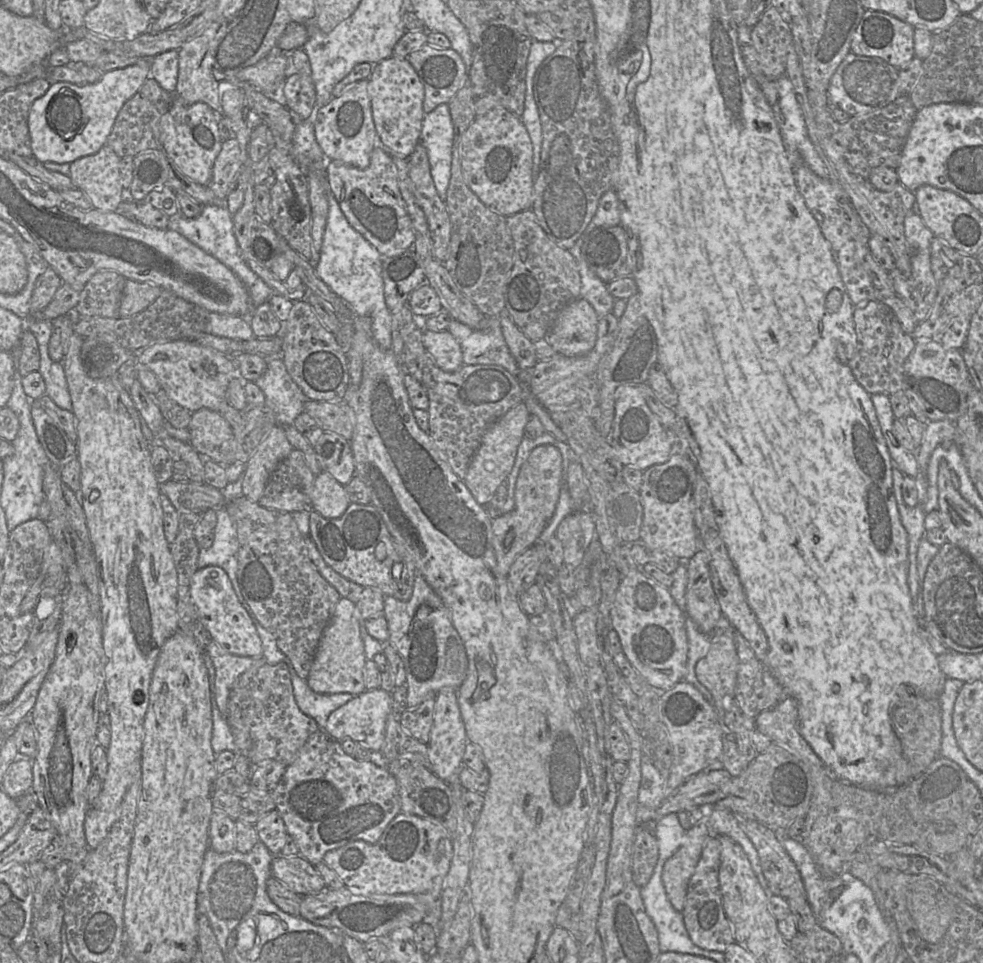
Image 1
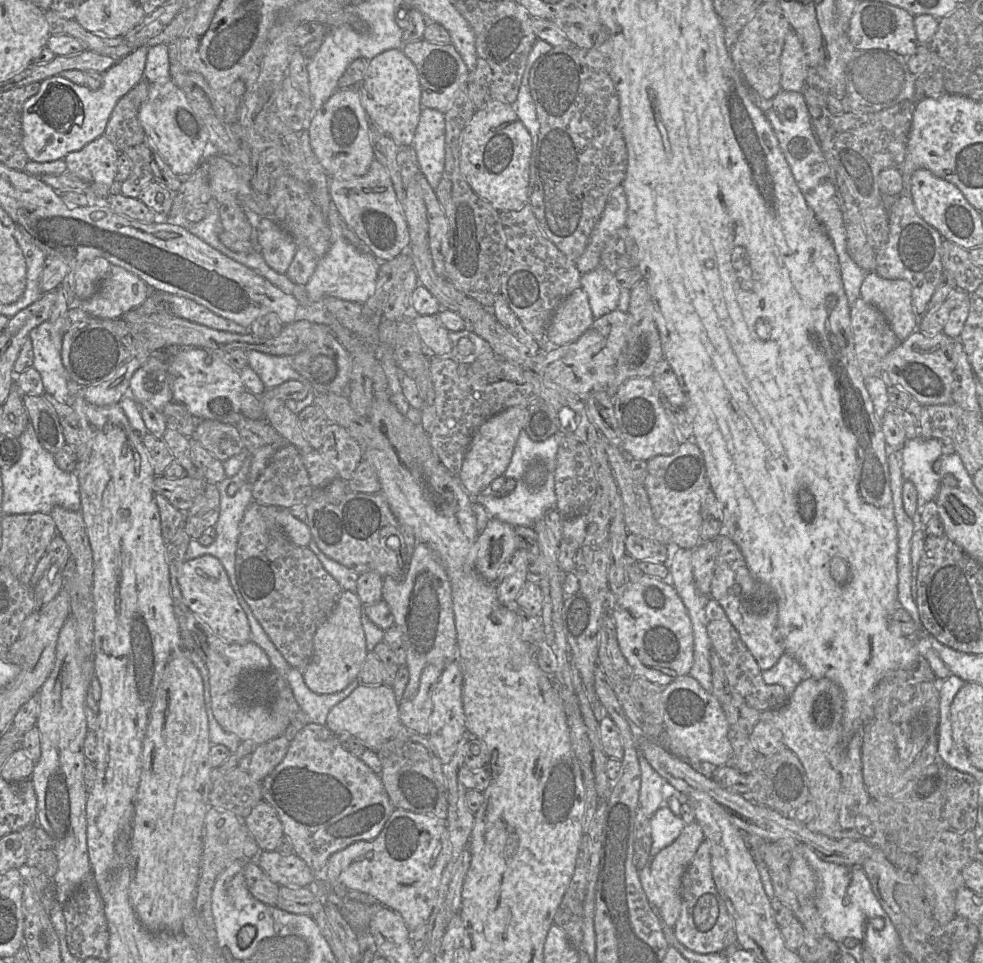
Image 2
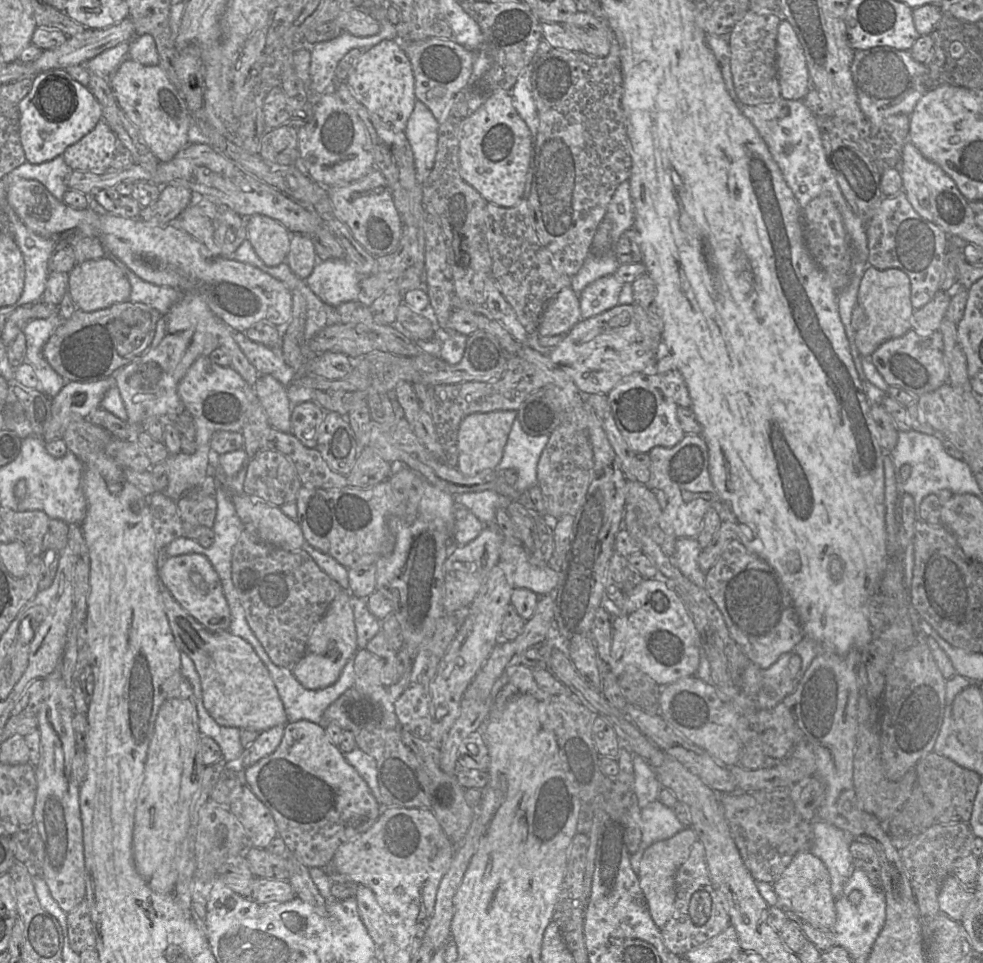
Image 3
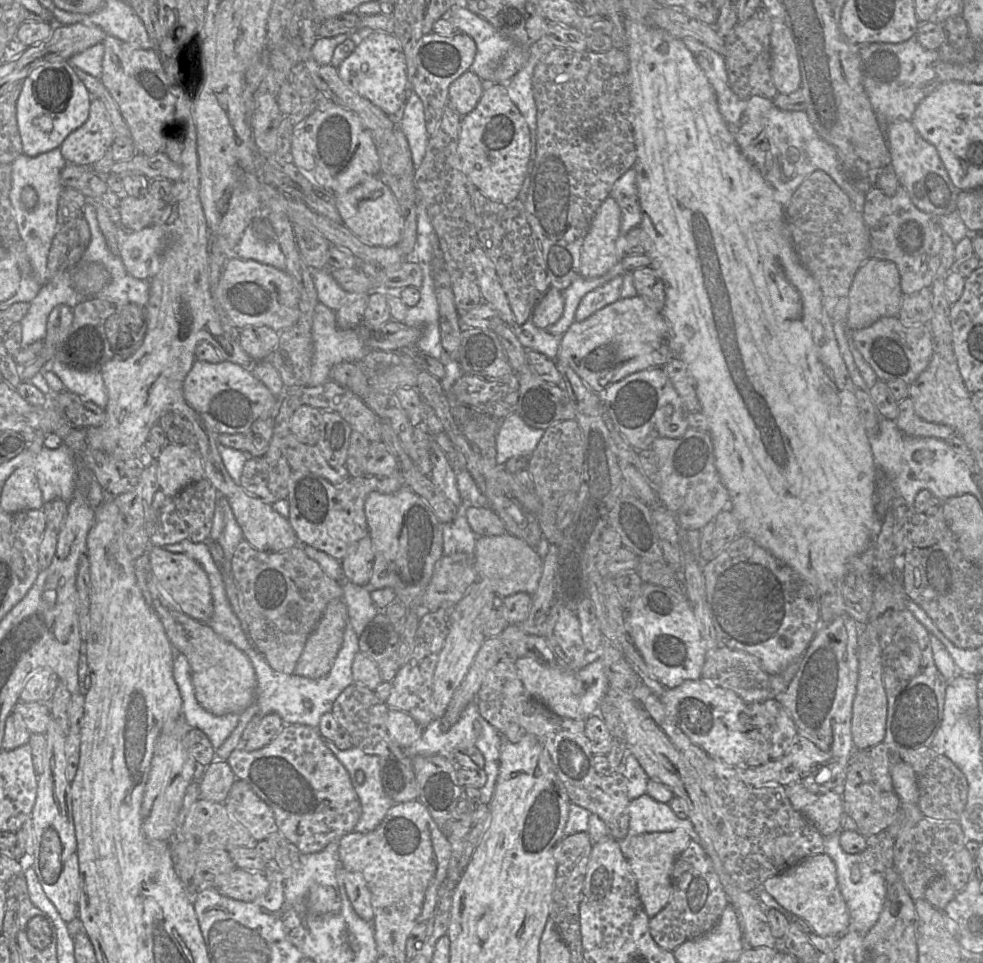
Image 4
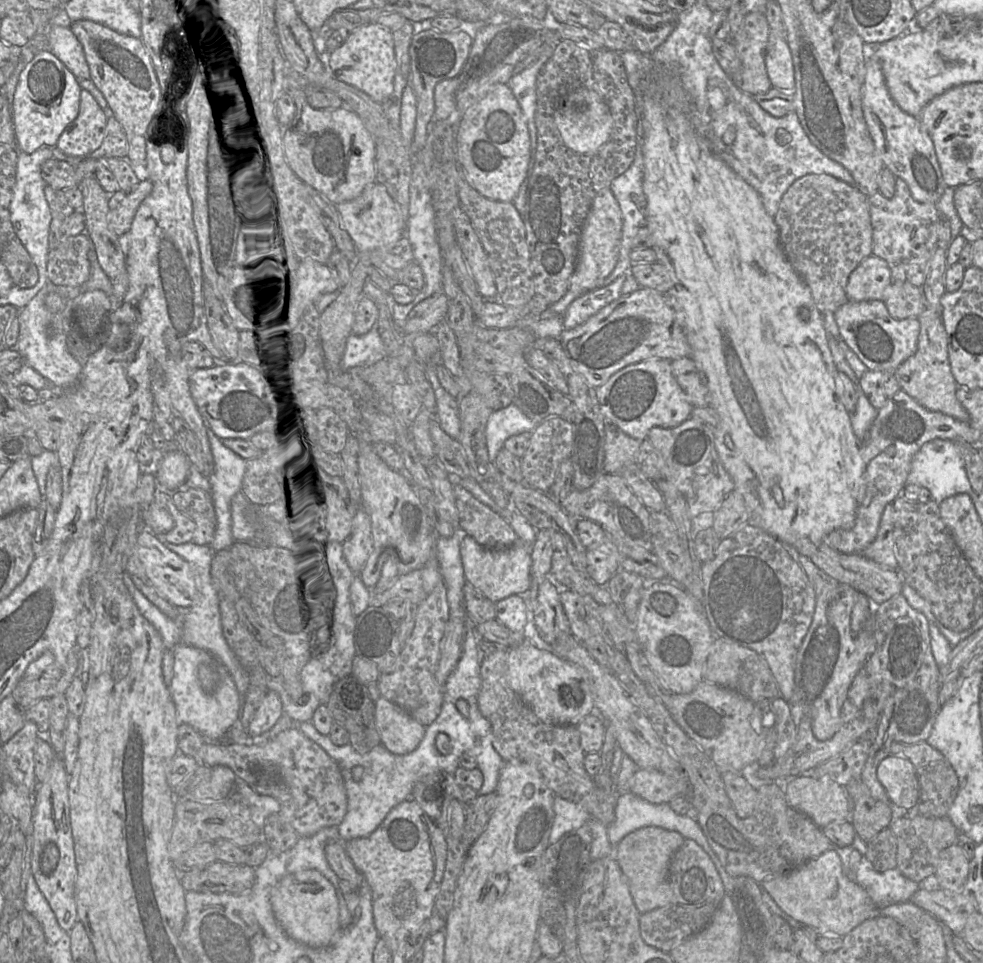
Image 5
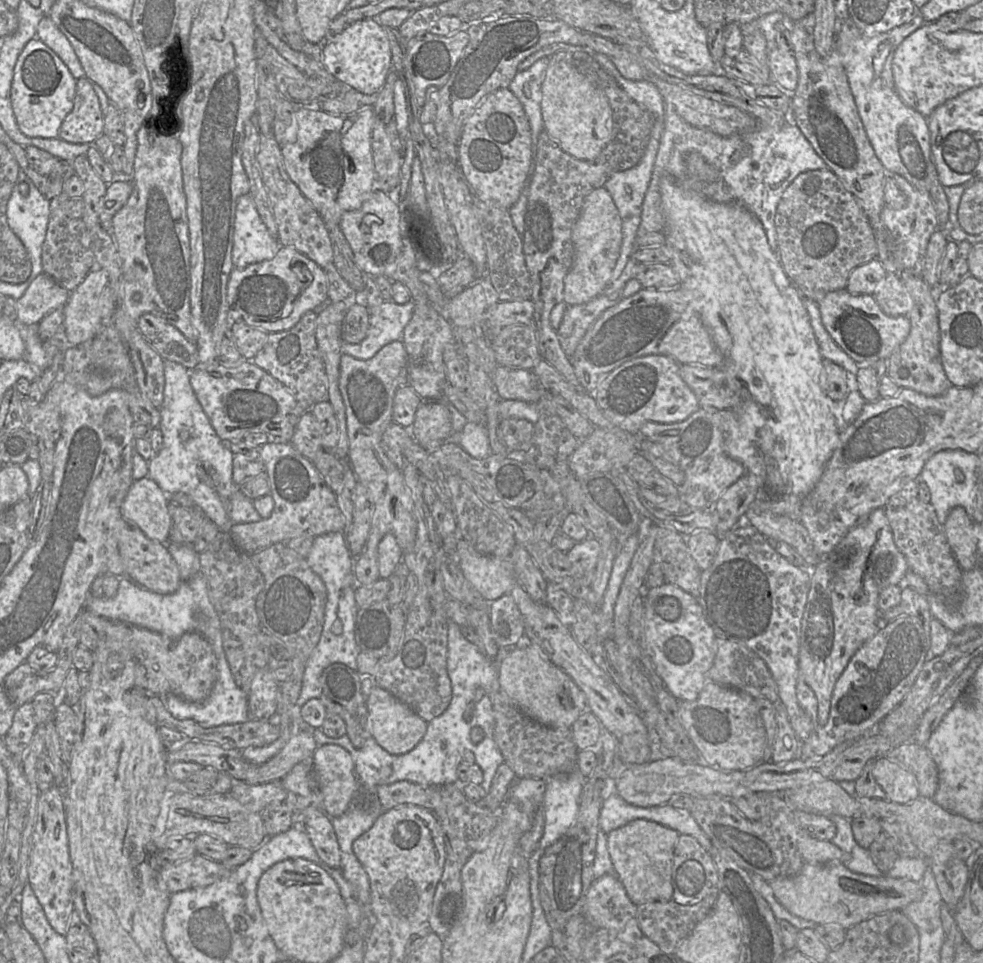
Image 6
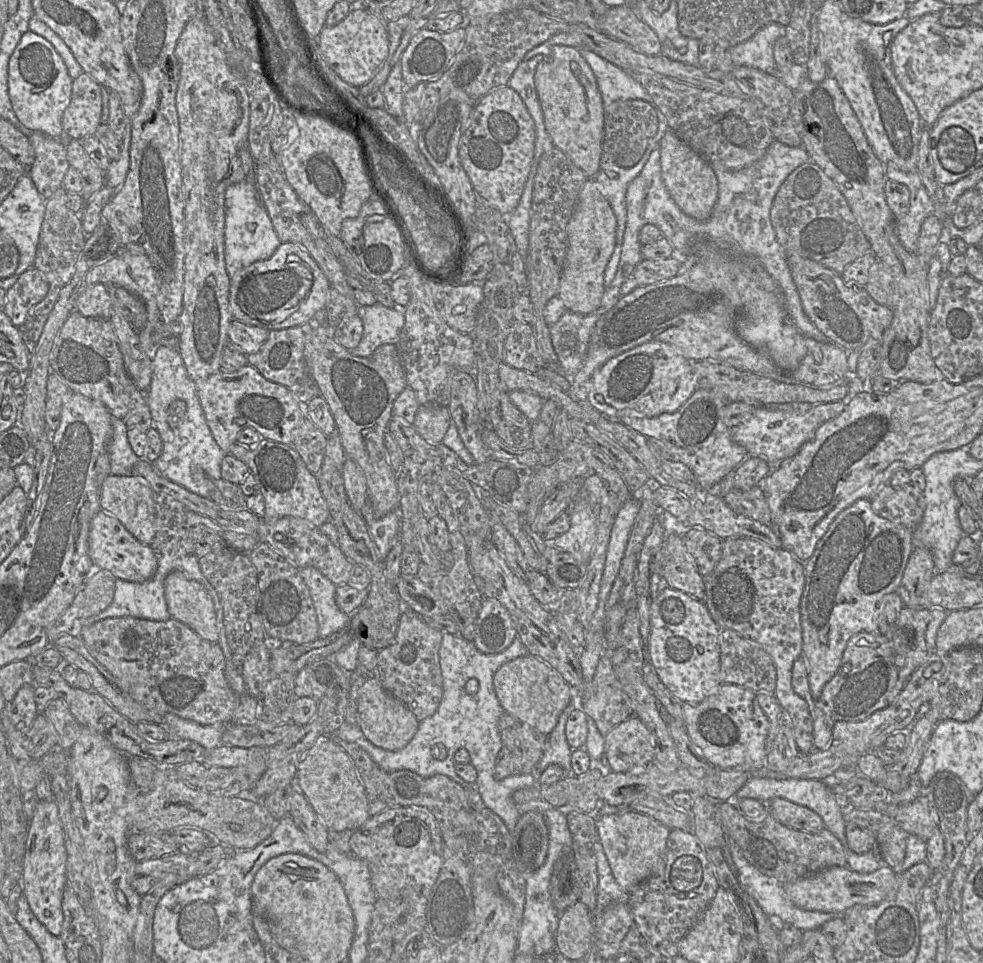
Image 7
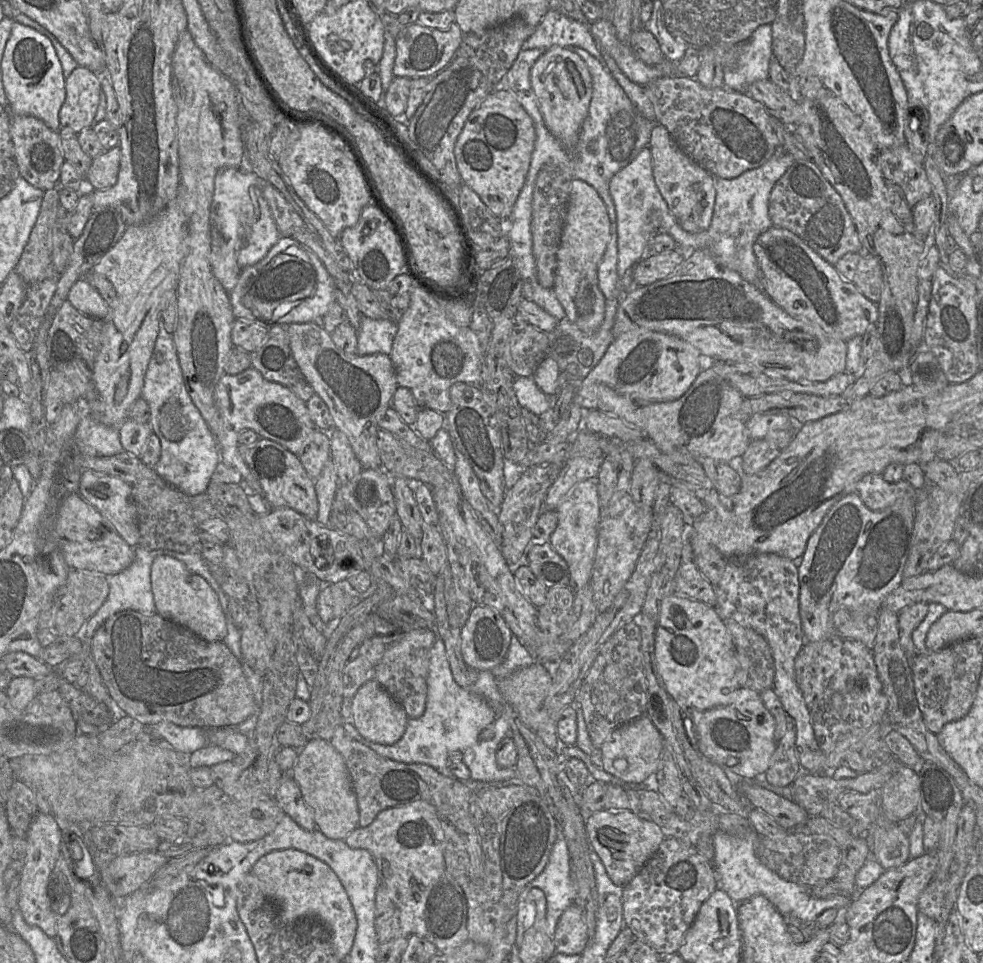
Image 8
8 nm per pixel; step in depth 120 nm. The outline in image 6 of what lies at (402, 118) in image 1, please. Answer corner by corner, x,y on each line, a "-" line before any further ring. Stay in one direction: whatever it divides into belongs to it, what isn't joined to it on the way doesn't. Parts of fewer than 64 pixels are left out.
378,18
360,20
347,25
341,34
323,42
322,62
327,71
349,88
363,94
378,94
391,70
391,49

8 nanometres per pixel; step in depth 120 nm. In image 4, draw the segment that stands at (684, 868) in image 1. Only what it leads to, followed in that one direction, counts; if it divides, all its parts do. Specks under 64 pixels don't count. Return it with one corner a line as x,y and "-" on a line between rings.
682,829
644,833
631,838
625,858
636,879
638,895
649,919
667,905
671,895
671,873
674,862
691,841
690,836

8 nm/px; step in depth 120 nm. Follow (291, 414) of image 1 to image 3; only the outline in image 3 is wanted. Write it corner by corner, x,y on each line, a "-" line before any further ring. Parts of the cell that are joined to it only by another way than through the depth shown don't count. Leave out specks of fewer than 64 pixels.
235,332
232,337
259,376
270,375
284,387
296,378
296,371
288,366
279,350
272,350
262,344
251,341
244,332

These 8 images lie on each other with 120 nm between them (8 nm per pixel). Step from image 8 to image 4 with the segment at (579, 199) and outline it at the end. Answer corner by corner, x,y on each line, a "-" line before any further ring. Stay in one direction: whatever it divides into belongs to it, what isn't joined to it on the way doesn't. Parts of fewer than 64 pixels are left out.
609,196
603,201
592,219
588,233
584,239
580,262
581,277
586,279
600,277
618,263
615,244
620,233
620,225
621,209
617,201
612,196

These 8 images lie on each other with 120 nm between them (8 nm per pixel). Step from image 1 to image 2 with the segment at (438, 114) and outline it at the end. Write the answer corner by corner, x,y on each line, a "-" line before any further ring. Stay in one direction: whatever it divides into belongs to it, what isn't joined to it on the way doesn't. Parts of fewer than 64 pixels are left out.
422,107
412,146
422,174
435,190
445,165
445,115
442,112

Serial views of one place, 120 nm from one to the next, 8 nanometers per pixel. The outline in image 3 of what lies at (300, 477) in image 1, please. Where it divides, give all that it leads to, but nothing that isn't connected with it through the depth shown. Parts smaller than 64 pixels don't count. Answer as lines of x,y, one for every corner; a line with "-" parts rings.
263,450
249,459
243,486
247,495
280,507
296,501
302,483
285,455

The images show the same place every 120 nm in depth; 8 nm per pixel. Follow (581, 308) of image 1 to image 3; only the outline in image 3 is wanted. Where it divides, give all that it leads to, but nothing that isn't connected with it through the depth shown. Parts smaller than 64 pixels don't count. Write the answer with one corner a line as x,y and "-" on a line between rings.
566,287
546,305
536,333
541,336
566,335
580,320
579,294

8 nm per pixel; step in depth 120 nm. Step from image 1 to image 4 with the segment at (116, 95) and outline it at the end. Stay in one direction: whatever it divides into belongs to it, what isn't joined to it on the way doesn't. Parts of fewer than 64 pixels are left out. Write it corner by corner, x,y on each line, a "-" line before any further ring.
54,61
35,68
22,82
16,102
16,121
23,154
34,157
59,148
65,138
88,118
91,94
69,61

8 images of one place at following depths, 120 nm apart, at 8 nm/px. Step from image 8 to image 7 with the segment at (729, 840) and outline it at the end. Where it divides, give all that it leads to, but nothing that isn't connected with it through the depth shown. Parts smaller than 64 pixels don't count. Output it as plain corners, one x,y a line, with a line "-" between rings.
730,842
729,849
733,863
738,871
738,878
741,886
757,901
765,914
773,921
777,921
778,923
790,923
803,932
806,930
820,929
826,921
832,920
836,917
842,917
843,914
809,911
797,907
788,898
782,883
773,877
763,874
752,866
745,859
736,844

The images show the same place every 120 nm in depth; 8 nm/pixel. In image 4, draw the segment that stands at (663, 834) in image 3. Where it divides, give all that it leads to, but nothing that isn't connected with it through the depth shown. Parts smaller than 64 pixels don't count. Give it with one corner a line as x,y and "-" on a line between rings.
647,794
630,800
628,812
630,817
628,833
624,839
619,841
624,857
631,838
644,833
682,829
690,836
692,841
701,843
693,824
688,818
678,818
669,804
658,802

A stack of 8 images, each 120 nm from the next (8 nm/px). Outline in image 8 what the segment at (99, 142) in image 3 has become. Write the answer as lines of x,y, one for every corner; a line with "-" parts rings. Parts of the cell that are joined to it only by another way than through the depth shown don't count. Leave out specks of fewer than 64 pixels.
78,65
66,78
65,88
66,97
59,111
60,126
78,134
95,123
102,91
100,76

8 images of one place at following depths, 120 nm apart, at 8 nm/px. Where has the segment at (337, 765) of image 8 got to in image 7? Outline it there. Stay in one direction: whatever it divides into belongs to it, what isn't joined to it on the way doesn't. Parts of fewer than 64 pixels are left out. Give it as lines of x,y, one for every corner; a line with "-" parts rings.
319,735
313,746
299,759
294,786
305,796
331,833
355,831
370,818
367,795
355,766
347,753
329,735

